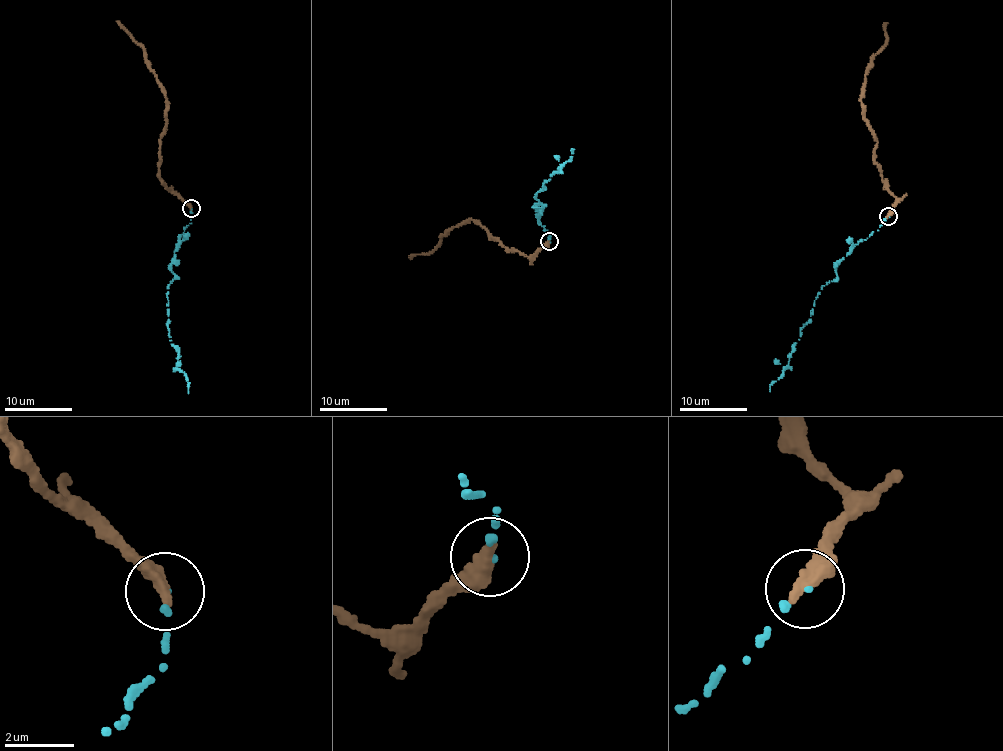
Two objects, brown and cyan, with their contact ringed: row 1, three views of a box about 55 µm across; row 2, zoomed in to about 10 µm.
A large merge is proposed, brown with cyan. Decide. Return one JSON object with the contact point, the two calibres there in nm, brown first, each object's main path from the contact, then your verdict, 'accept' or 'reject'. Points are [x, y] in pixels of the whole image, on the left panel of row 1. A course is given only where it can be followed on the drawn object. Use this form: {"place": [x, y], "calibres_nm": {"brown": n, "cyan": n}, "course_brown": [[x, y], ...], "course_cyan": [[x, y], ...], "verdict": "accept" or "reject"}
{"place": [191, 208], "calibres_nm": {"brown": 460, "cyan": 140}, "course_brown": [[190, 209], [160, 177], [166, 92], [142, 47], [116, 21]], "course_cyan": [[192, 209], [167, 288], [170, 340], [188, 393]], "verdict": "reject"}

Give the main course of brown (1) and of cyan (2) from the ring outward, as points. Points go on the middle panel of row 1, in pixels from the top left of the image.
1: (549, 242), (528, 256), (489, 239), (485, 228), (469, 219), (447, 229), (439, 245), (427, 253), (409, 257)
2: (550, 242), (534, 197), (571, 159), (574, 149)

